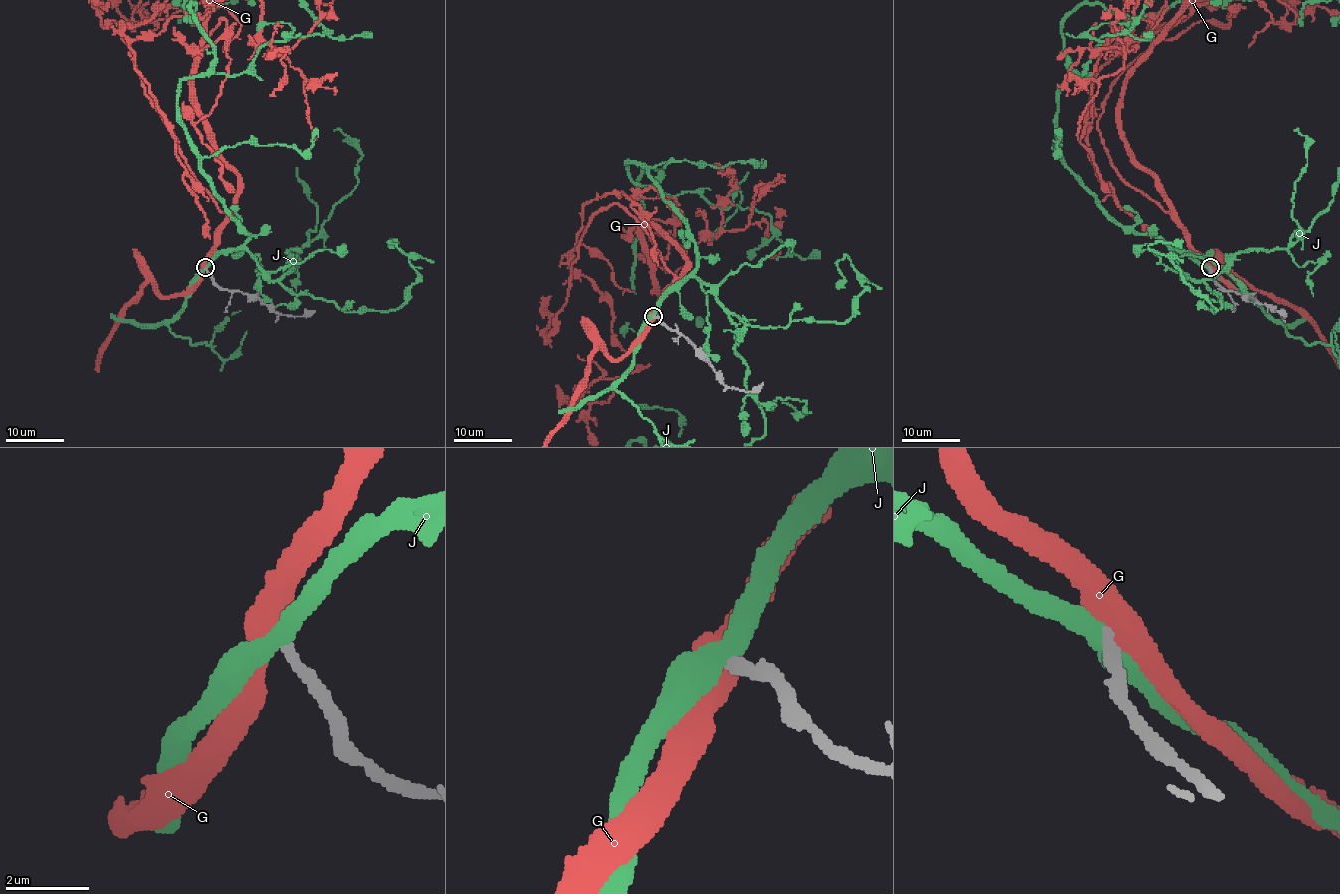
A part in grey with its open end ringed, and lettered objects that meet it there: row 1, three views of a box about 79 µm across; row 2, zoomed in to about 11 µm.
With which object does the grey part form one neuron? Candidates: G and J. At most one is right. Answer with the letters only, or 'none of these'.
none of these

